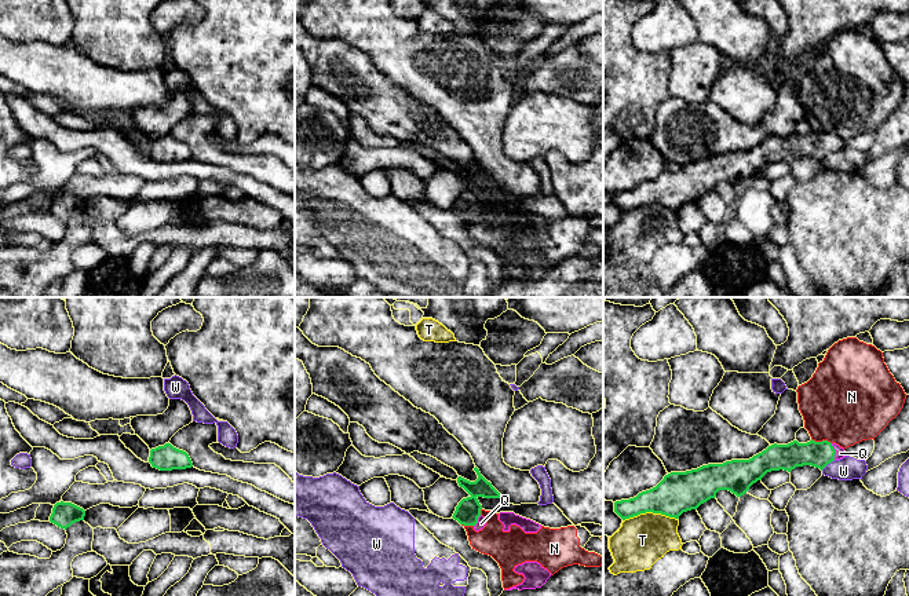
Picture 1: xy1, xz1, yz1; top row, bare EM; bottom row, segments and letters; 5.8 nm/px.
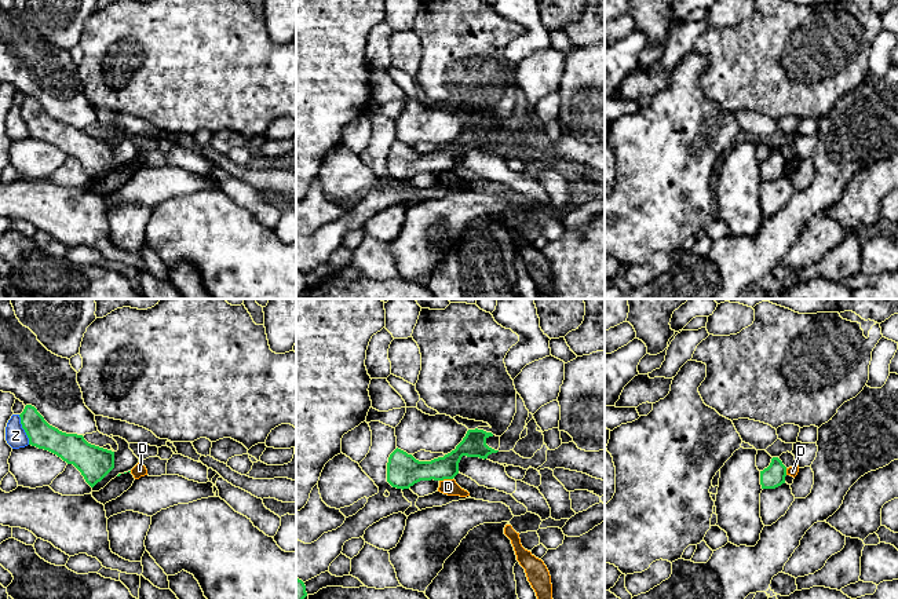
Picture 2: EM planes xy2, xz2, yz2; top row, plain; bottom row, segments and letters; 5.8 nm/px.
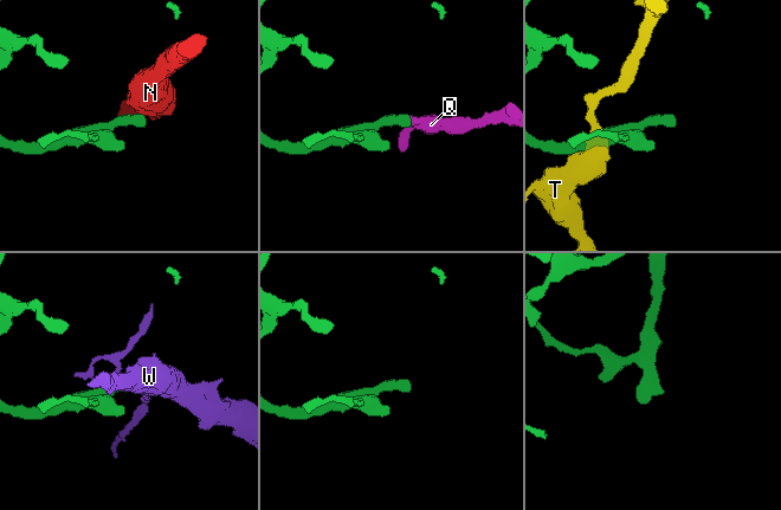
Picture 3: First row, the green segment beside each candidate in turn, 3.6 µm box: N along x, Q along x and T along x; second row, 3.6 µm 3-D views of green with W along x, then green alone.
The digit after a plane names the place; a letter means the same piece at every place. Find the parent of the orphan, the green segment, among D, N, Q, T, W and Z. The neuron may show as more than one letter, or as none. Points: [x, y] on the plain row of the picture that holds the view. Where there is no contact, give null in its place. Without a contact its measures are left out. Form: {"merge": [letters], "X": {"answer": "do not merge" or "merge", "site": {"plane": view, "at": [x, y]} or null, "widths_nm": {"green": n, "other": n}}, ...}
{"merge": ["Q"], "D": {"answer": "do not merge", "site": {"plane": "xz2", "at": [445, 170]}, "widths_nm": {"green": 190, "other": 100}}, "N": {"answer": "do not merge", "site": {"plane": "yz1", "at": [822, 132]}, "widths_nm": {"green": 150, "other": 480}}, "Q": {"answer": "merge", "site": {"plane": "yz1", "at": [835, 143]}, "widths_nm": {"green": 150, "other": 60}}, "T": {"answer": "do not merge", "site": {"plane": "yz1", "at": [649, 203]}, "widths_nm": {"green": 240, "other": 300}}, "W": {"answer": "do not merge", "site": {"plane": "yz1", "at": [828, 154]}, "widths_nm": {"green": 150, "other": 140}}, "Z": {"answer": "do not merge", "site": {"plane": "xy2", "at": [24, 120]}, "widths_nm": {"green": 150, "other": 120}}}

